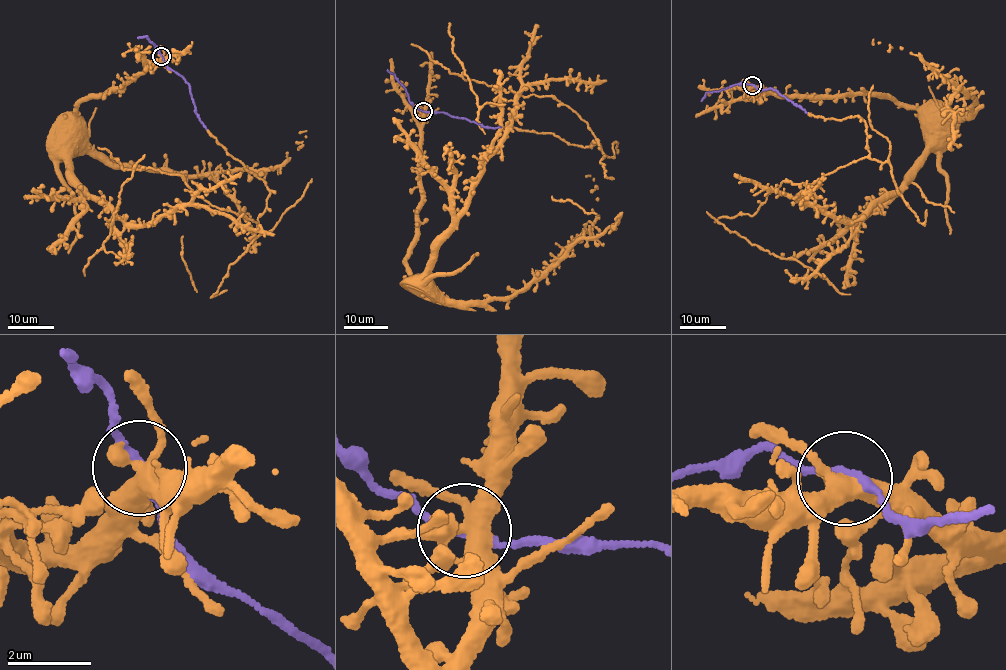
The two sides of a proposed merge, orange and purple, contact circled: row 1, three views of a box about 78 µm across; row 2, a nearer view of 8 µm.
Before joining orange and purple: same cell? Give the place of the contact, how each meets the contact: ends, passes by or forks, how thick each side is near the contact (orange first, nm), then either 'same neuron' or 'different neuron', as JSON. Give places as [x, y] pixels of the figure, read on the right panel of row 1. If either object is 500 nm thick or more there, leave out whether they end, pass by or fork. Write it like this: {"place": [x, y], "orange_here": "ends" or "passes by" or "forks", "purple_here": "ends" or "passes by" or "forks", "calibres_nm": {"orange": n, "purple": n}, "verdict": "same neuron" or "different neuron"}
{"place": [752, 85], "orange_here": "forks", "purple_here": "passes by", "calibres_nm": {"orange": 400, "purple": 170}, "verdict": "same neuron"}

